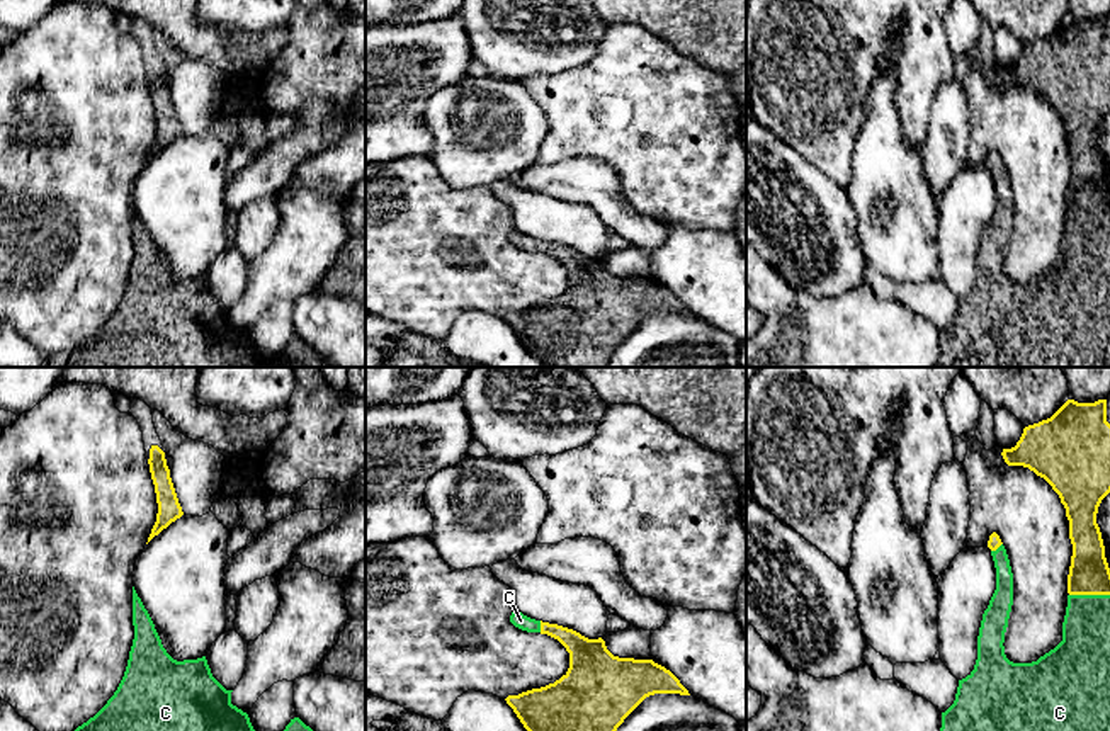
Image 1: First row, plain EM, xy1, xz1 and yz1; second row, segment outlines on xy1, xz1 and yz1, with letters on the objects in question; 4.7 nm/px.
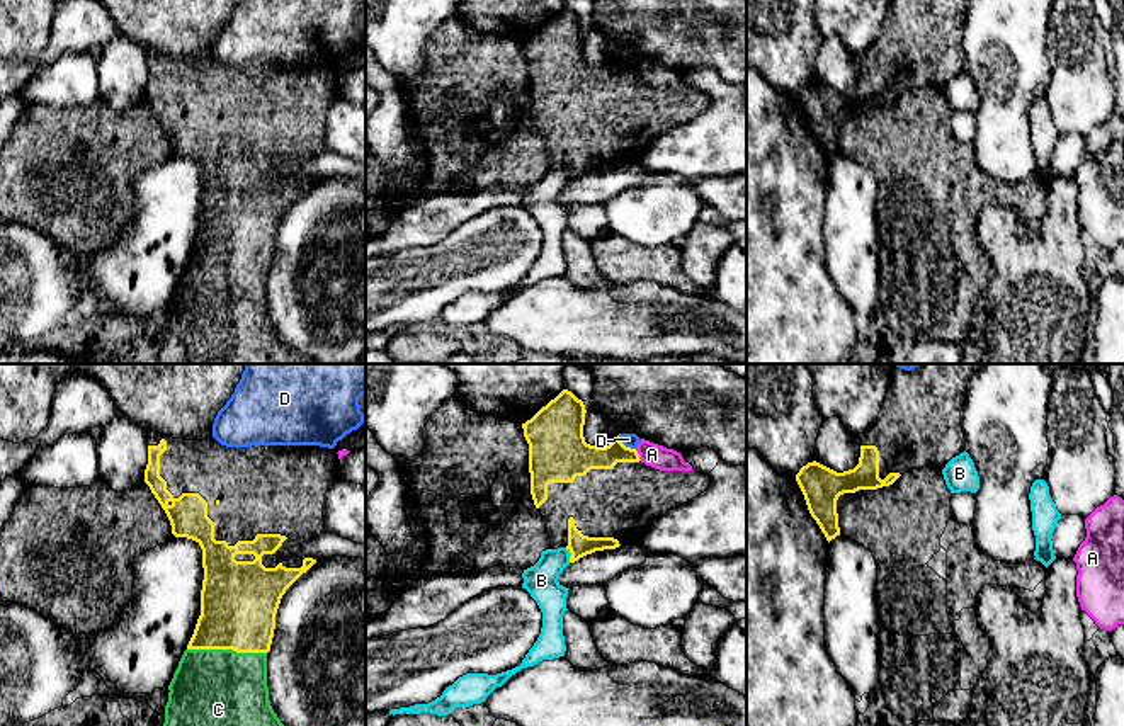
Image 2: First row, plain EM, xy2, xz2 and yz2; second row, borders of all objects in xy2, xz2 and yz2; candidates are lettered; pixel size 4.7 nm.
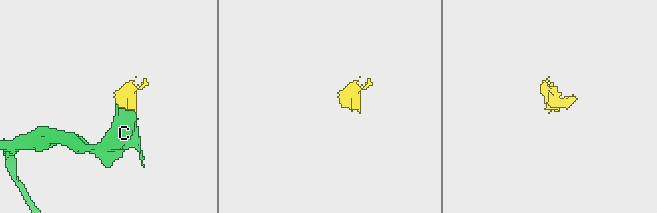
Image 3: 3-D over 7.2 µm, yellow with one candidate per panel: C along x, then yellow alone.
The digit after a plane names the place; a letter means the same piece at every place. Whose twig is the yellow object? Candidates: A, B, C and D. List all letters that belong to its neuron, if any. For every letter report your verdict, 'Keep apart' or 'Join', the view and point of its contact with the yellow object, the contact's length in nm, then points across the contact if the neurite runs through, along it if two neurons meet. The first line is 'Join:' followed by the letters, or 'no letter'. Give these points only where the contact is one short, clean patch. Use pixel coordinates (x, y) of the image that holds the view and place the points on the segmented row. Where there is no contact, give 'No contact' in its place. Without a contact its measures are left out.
Join: C
A: Keep apart. Touches yellow at xz2 (638, 456). Shared border 50 nm. Boundary: xz2 (636, 451), (641, 459)
B: Keep apart. Touches yellow at xz2 (572, 555). Shared border 80 nm. Boundary: xz2 (565, 548), (570, 553), (570, 561)
C: Join. Touches yellow at xy2 (227, 648). Shared border 380 nm
D: Keep apart. Touches yellow at xz2 (624, 446). Shared border 120 nm

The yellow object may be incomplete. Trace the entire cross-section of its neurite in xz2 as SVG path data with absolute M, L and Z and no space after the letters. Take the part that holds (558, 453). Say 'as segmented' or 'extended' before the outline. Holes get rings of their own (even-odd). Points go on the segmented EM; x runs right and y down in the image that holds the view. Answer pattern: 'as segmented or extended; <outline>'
extended; M563 389L554 400L542 406L531 420L522 423L524 437L529 444L531 495L536 508L541 512L551 547L566 547L570 563L595 551L616 549L631 541L639 541L655 519L665 515L675 507L689 503L704 493L709 485L709 474L697 471L660 471L646 466L636 449L626 447L619 435L605 447L590 445L583 437L585 405L571 391Z

